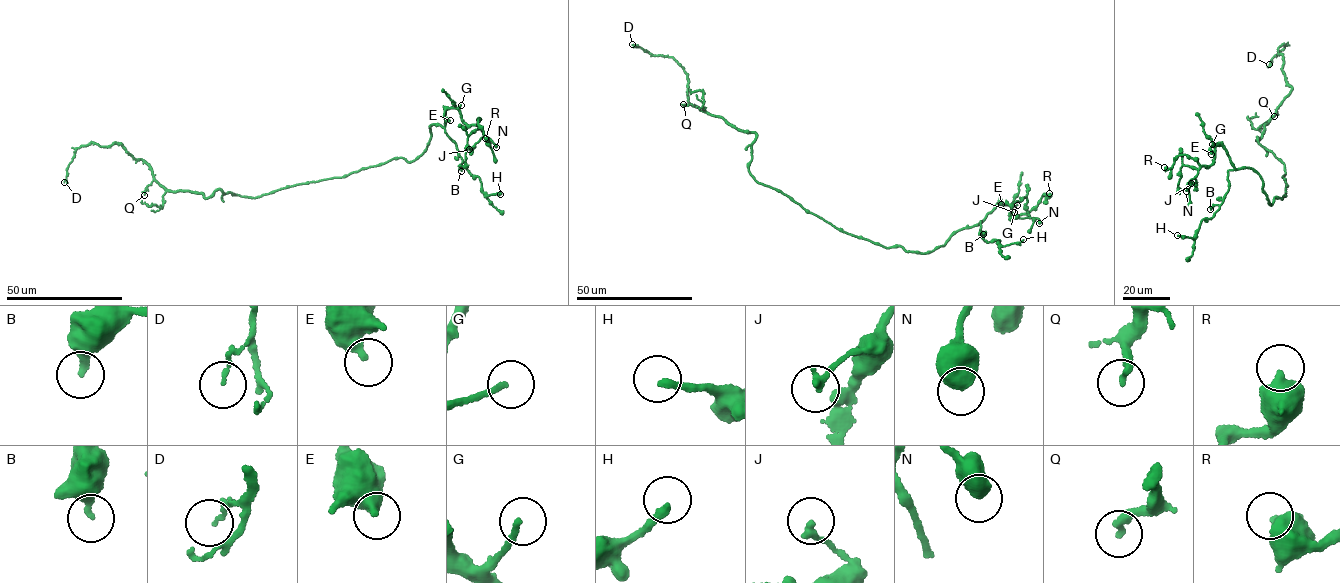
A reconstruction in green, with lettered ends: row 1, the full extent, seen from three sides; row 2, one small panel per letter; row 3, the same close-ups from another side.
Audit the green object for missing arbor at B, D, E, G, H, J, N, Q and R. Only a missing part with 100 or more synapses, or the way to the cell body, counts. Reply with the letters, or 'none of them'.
none of them

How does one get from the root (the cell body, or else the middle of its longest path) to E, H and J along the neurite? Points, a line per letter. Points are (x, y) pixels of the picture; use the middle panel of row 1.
E: (810, 213), (886, 247), (922, 253), (977, 225), (999, 198), (1001, 204)
H: (810, 213), (908, 251), (931, 251), (980, 221), (987, 242), (1023, 239)
J: (810, 213), (886, 247), (922, 253), (977, 225), (998, 205), (1010, 205), (1010, 215), (1029, 218), (1014, 212)

